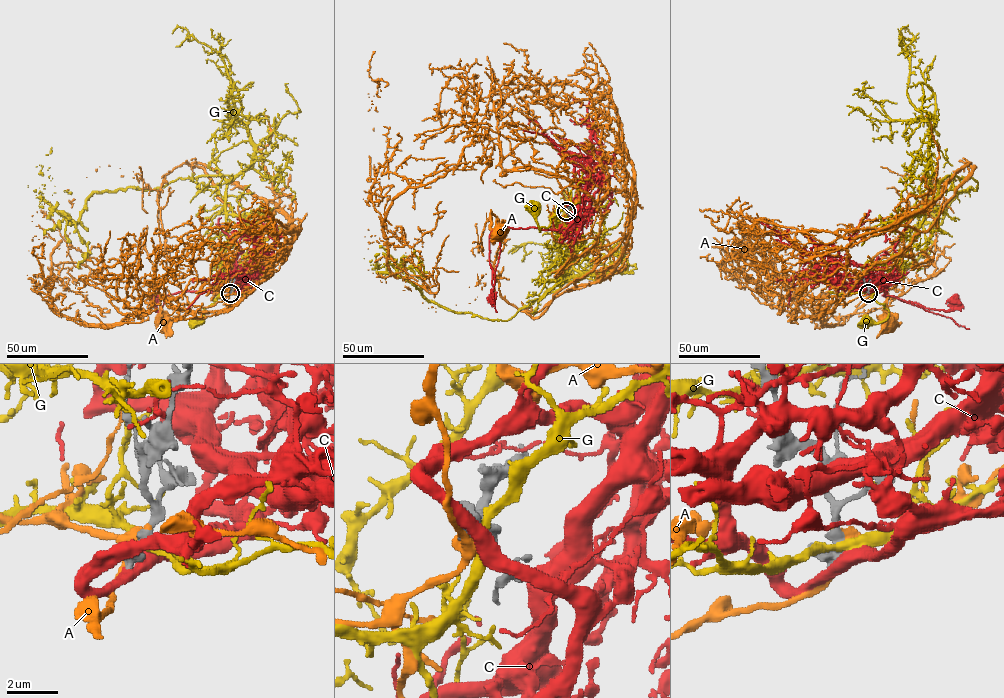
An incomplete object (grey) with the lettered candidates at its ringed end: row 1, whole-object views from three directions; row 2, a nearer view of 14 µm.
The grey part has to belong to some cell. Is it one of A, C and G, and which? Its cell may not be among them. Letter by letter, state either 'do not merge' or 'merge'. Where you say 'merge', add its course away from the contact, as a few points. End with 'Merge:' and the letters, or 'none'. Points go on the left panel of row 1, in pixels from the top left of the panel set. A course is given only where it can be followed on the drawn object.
A: do not merge
C: merge; it runs (231, 292), (237, 290), (225, 283), (212, 291), (154, 295), (153, 303), (157, 311), (155, 298)
G: do not merge
Merge: C

